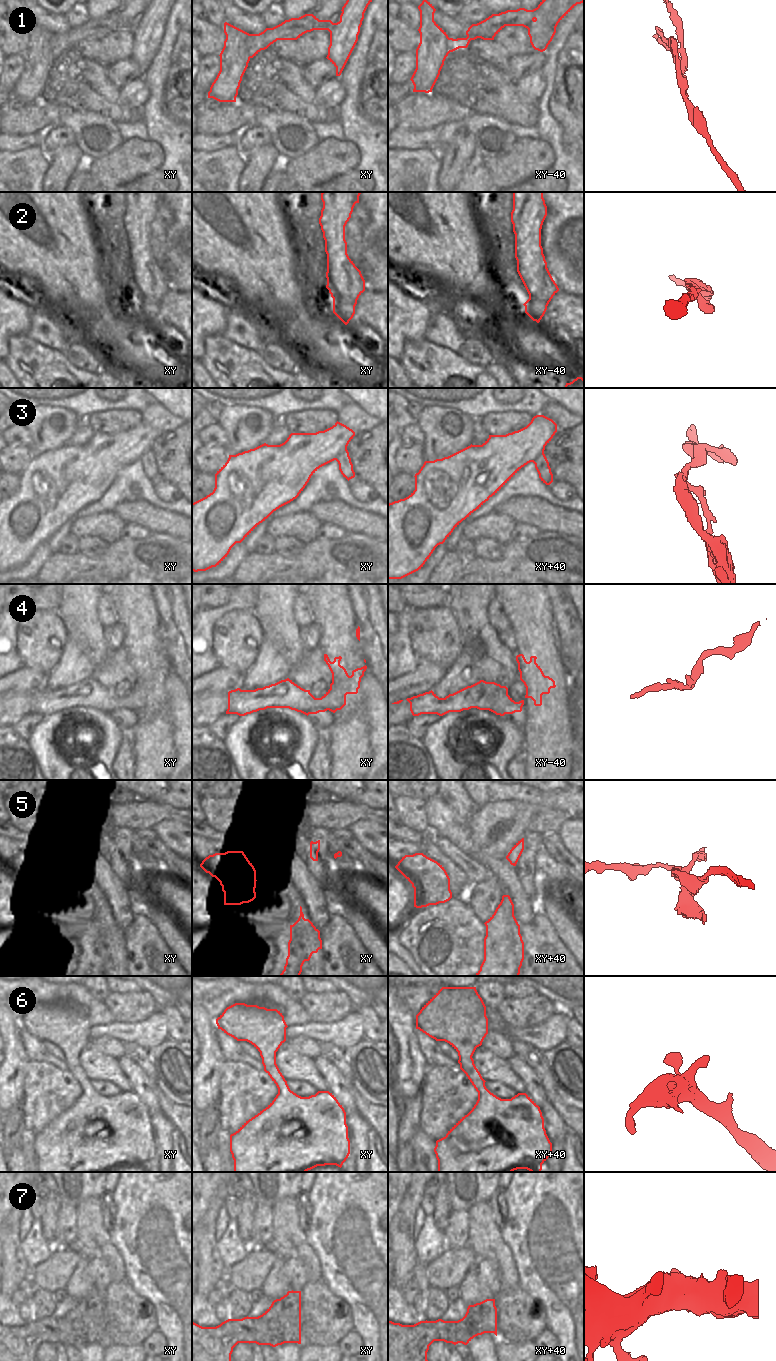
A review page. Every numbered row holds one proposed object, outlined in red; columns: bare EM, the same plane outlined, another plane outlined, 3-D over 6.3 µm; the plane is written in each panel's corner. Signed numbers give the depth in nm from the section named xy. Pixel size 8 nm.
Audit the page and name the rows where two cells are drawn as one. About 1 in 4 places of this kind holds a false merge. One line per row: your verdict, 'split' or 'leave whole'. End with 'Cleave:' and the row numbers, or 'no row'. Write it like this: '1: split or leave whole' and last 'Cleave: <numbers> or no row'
1: split
2: leave whole
3: leave whole
4: leave whole
5: split
6: leave whole
7: leave whole
Cleave: 1, 5

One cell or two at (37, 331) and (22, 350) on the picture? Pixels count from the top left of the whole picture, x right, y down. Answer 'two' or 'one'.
two

